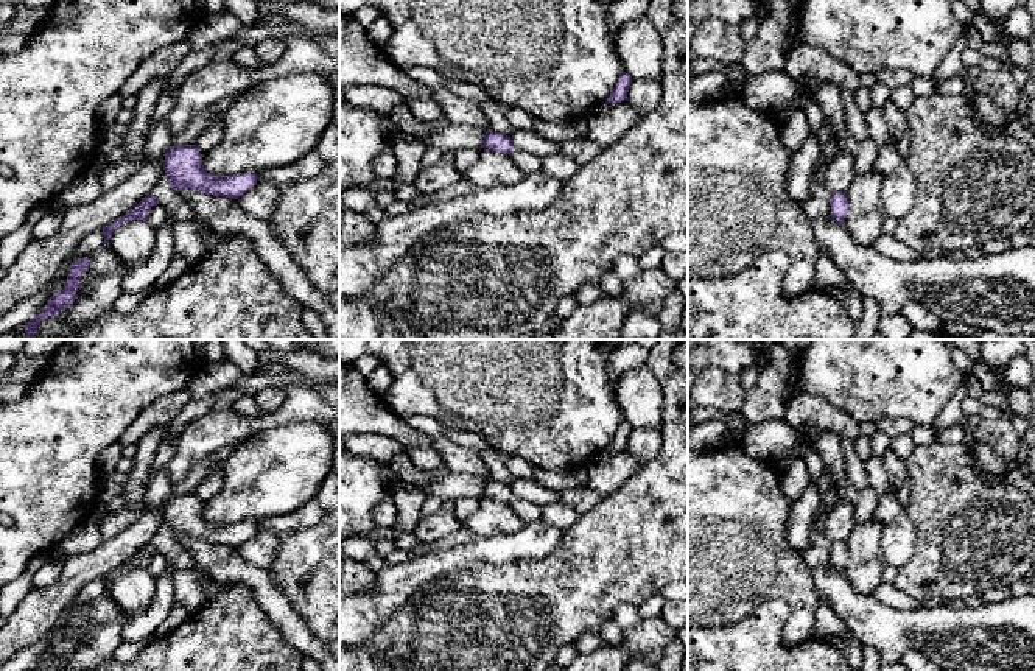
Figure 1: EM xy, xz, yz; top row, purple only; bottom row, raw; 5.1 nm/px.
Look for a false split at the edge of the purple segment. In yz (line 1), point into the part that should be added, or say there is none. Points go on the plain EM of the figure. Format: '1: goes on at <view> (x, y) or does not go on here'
1: does not go on here

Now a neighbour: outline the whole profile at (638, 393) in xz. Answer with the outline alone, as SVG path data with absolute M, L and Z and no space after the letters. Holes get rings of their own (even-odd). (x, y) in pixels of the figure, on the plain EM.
M646 364L618 375L615 378L615 394L624 420L632 428L661 431L663 391Z

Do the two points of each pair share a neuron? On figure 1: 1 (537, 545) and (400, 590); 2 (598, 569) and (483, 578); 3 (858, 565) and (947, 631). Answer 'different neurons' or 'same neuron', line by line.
1: same neuron
2: same neuron
3: different neurons

